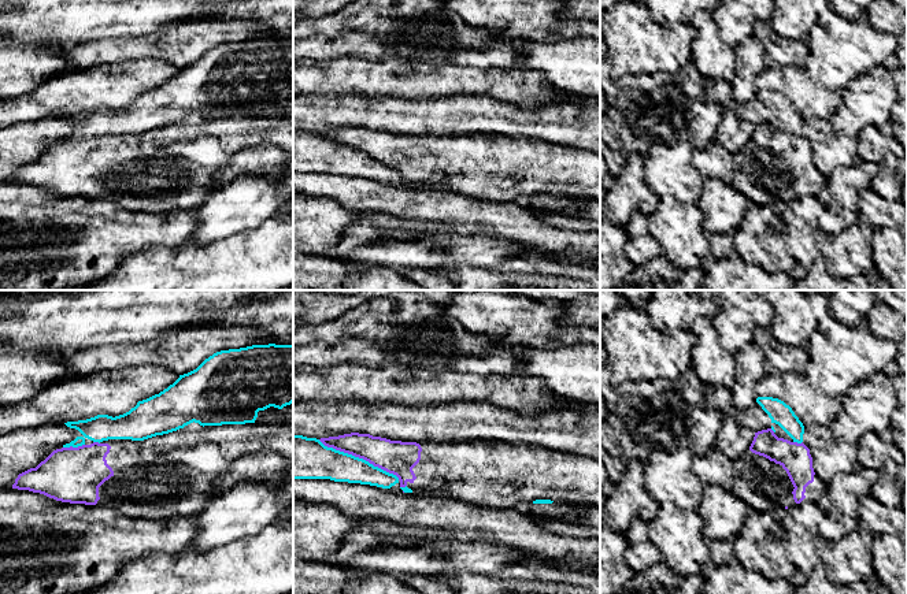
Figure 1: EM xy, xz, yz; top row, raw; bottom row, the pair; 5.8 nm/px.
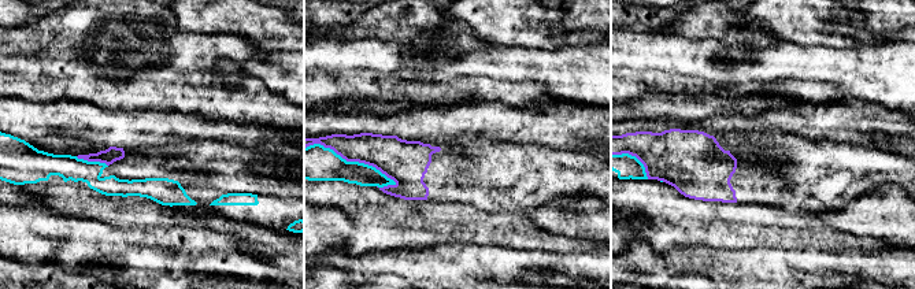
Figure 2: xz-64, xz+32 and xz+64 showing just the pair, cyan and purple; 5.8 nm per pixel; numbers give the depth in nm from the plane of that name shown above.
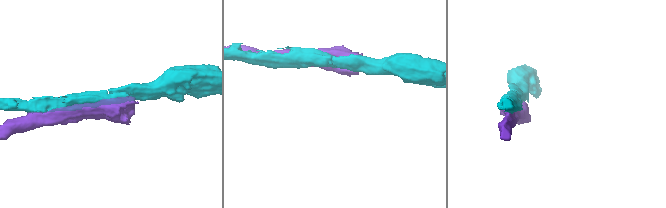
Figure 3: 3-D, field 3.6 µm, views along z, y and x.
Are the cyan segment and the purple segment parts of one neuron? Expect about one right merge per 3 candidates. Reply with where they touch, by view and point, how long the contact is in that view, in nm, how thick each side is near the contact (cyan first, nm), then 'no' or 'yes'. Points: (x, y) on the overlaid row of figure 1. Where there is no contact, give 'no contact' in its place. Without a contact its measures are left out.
contact xz (358, 457); length 550 nm; calibres 200 and 200 nm; no

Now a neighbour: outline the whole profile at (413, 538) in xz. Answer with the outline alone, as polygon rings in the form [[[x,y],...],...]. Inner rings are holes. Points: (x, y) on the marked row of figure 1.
[[[374,521],[374,528],[382,535],[389,534],[390,542],[382,543],[377,549],[386,549],[392,547],[412,547],[412,546],[422,546],[423,543],[432,543],[437,541],[455,541],[452,534],[444,530],[411,530],[404,531],[400,530],[397,524],[390,521]]]

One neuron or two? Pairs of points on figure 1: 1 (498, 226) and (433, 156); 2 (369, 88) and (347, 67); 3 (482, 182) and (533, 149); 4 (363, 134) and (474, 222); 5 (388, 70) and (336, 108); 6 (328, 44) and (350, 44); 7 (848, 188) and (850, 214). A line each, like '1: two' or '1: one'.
1: two
2: one
3: one
4: two
5: two
6: one
7: one

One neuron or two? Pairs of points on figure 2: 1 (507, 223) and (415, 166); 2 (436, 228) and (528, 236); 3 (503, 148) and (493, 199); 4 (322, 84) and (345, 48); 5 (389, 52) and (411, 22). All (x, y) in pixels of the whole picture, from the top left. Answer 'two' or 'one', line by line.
1: two
2: one
3: one
4: two
5: two

